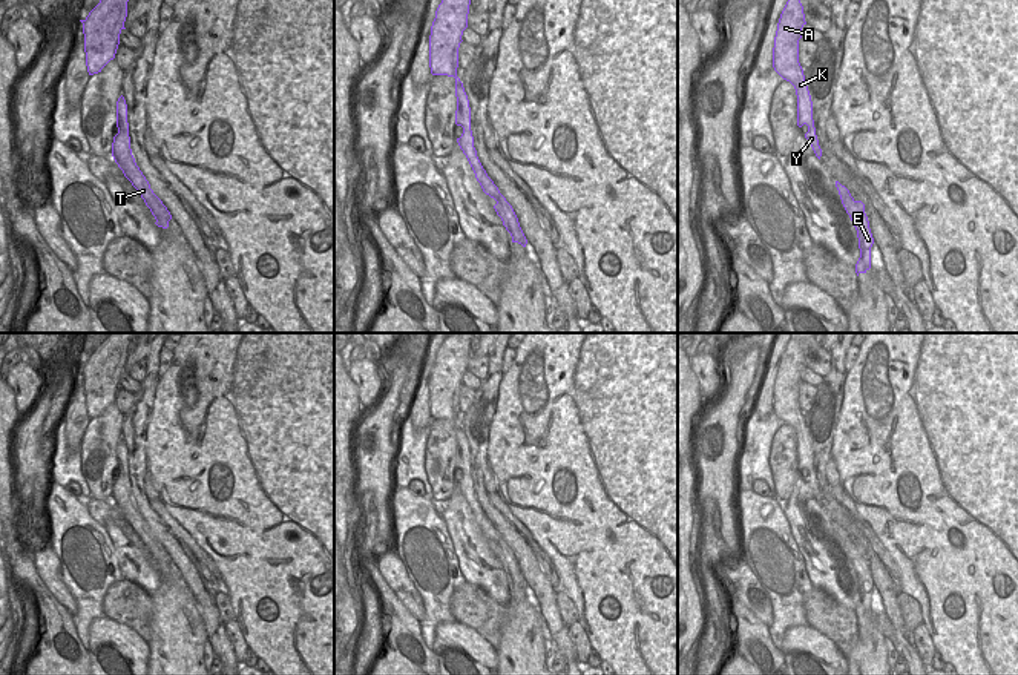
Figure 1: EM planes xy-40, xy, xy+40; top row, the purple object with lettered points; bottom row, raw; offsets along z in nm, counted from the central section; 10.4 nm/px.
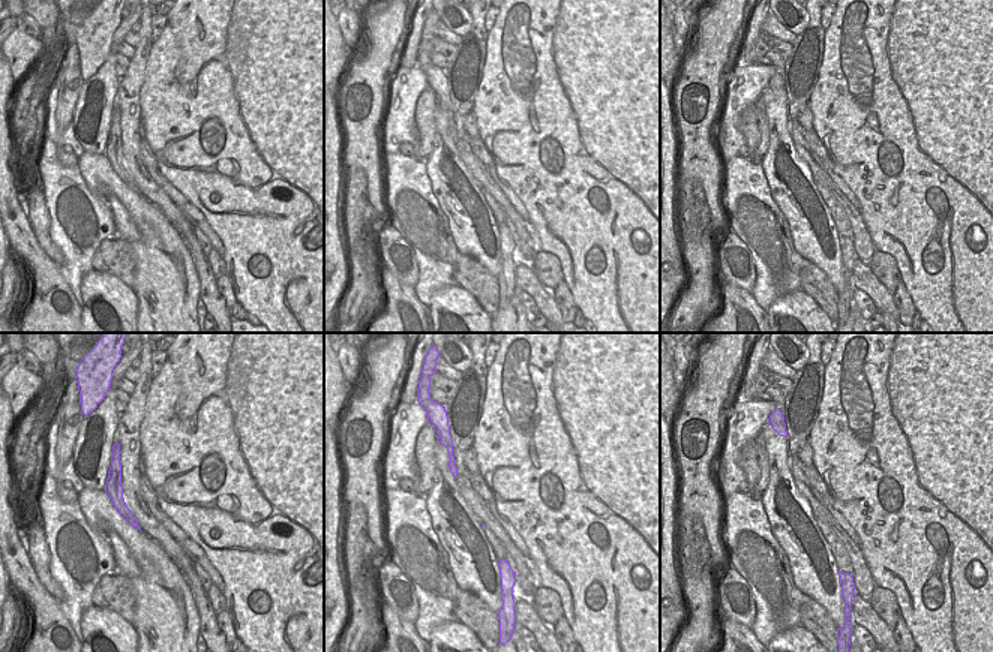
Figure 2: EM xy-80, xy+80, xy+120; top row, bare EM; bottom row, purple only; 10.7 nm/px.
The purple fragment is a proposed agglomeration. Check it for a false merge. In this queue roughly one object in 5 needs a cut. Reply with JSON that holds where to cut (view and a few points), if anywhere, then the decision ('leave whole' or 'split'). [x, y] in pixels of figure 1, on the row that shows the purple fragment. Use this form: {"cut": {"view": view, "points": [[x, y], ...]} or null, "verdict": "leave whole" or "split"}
{"cut": null, "verdict": "leave whole"}

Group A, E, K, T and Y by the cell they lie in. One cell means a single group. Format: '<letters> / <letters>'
A E K T Y

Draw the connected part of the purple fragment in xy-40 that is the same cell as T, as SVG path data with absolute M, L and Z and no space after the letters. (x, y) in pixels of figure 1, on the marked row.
M123 95L117 101L117 127L118 133L113 137L112 156L118 167L123 170L124 176L132 183L132 186L144 199L146 206L150 209L152 215L156 219L155 224L158 227L167 229L172 215L163 204L163 201L153 193L149 181L136 166L135 158L132 155L127 123L127 104Z

